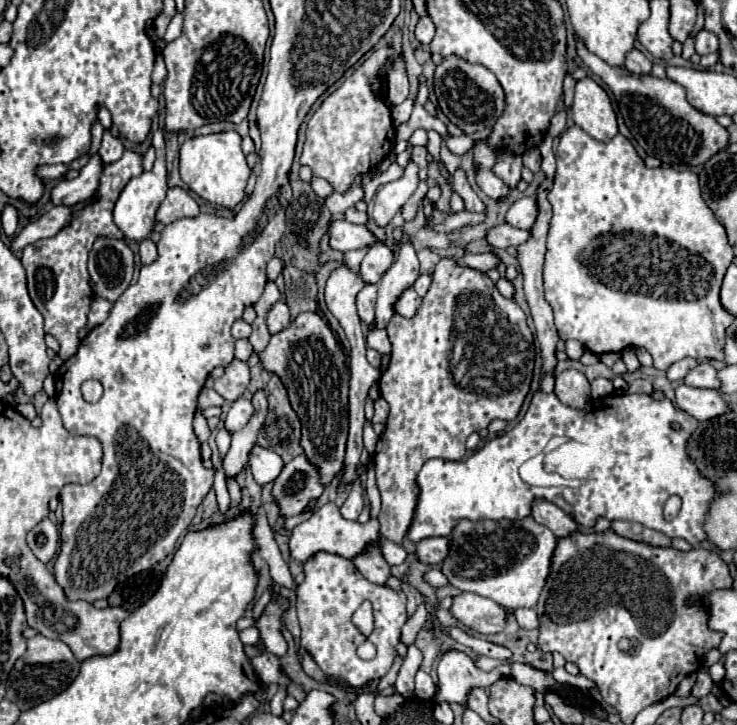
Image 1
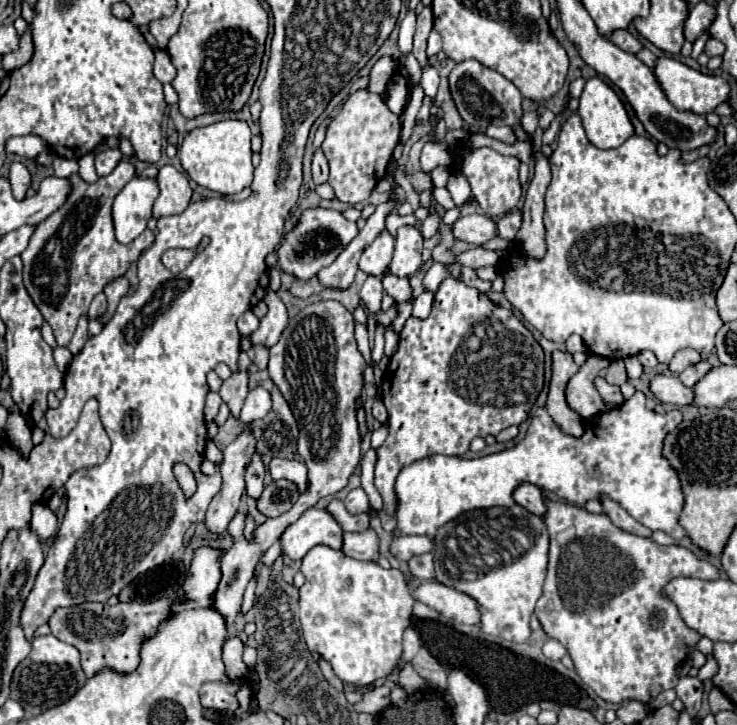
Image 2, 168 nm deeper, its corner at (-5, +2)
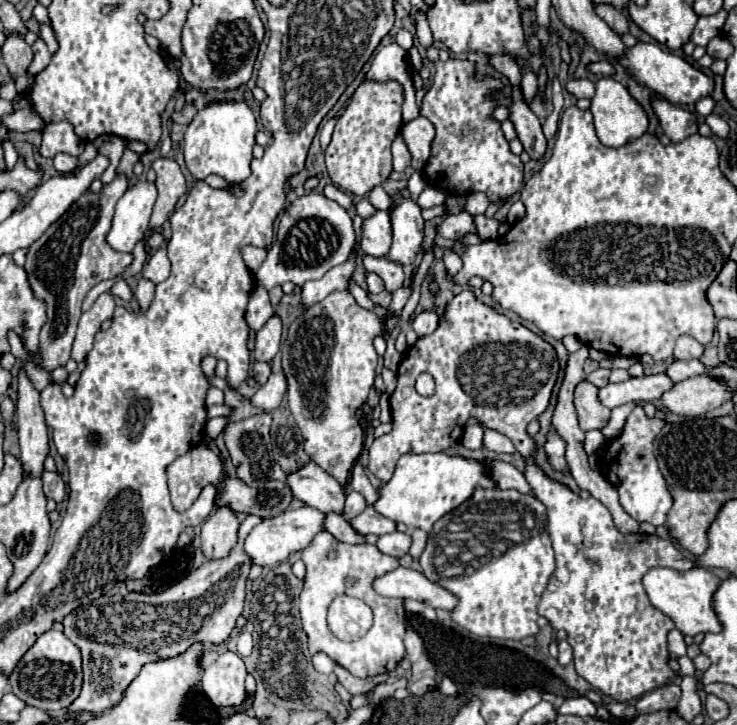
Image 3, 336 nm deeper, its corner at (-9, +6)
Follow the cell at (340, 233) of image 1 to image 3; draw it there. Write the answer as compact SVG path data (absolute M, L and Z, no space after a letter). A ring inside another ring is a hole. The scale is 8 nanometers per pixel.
M318 192L296 198L278 224L276 240L268 248L268 256L260 266L260 286L272 290L276 284L294 282L302 286L308 280L322 278L330 268L348 260L354 246L354 228L348 212Z

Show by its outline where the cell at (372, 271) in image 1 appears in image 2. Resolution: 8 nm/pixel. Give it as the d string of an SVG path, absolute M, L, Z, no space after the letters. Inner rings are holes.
M382 232L362 254L360 270L370 276L382 276L394 254L394 238L388 232Z

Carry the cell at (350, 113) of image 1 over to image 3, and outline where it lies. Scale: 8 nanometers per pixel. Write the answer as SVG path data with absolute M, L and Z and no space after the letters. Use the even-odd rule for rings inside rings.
M362 80L356 88L350 104L336 120L332 142L324 150L328 174L338 188L356 196L366 196L374 186L382 184L390 176L390 144L402 128L402 102L404 90L396 80Z

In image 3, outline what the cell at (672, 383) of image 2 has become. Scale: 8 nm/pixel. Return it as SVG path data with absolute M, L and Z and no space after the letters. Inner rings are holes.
M664 374L656 376L642 376L642 378L628 378L626 382L612 384L598 388L598 400L606 408L616 408L628 402L642 404L642 402L656 402L662 392L672 388L672 382Z

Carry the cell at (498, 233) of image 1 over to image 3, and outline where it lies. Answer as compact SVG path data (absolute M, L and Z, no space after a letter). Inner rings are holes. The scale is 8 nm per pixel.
M460 212L460 214L450 214L442 220L442 224L436 228L436 234L448 240L458 240L468 232L476 232L472 224L472 214Z

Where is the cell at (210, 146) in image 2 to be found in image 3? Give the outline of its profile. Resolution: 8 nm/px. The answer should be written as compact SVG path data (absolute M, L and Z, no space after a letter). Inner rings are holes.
M238 100L206 104L184 134L184 162L194 180L218 174L228 182L240 182L250 176L250 160L255 145L256 119L252 110Z

